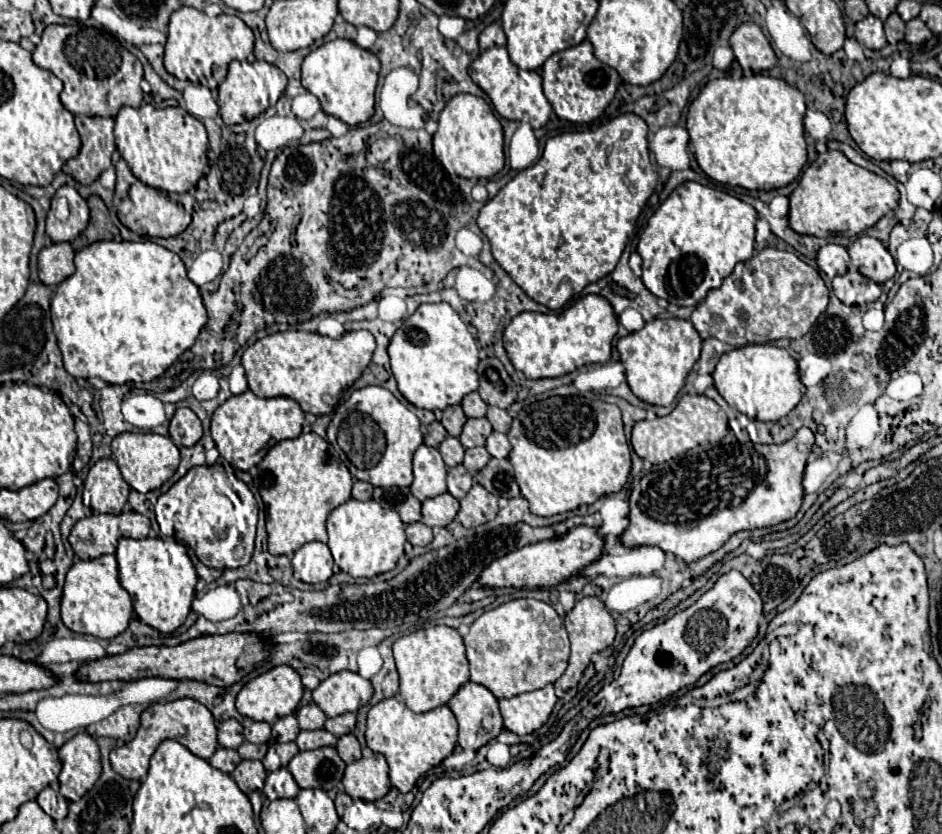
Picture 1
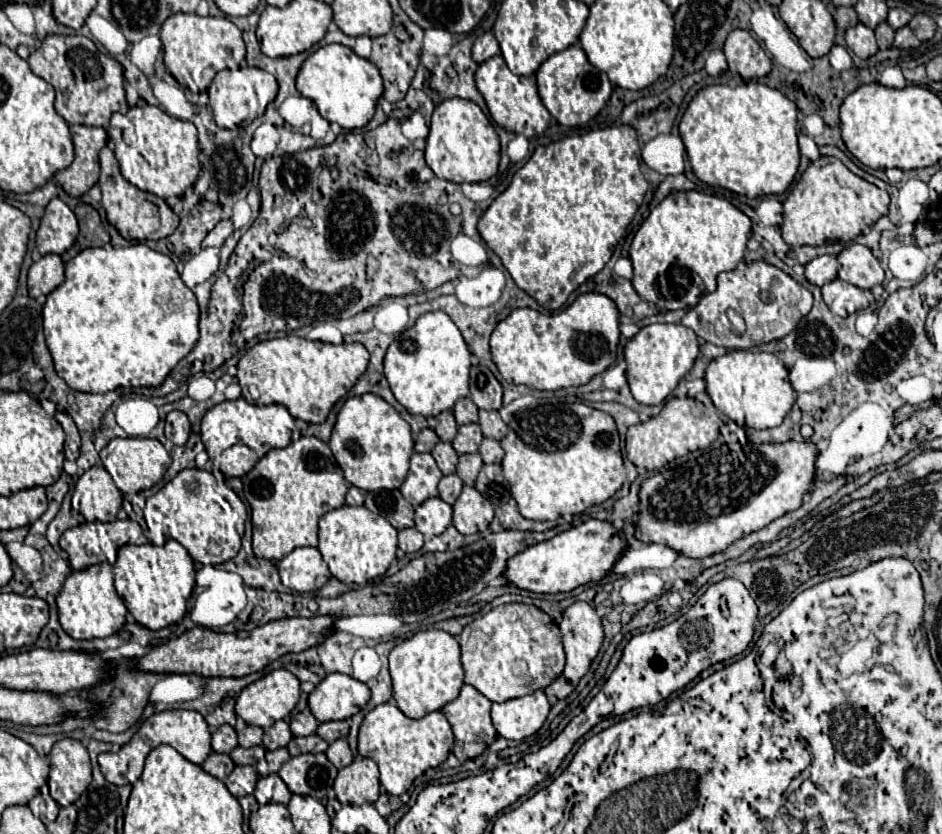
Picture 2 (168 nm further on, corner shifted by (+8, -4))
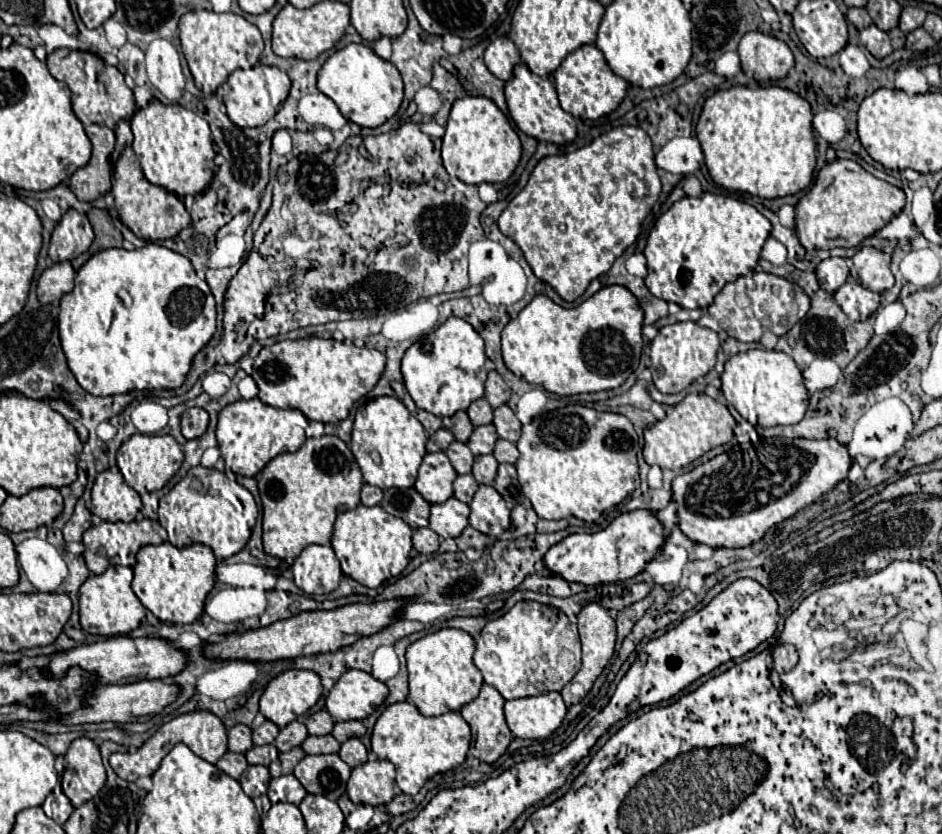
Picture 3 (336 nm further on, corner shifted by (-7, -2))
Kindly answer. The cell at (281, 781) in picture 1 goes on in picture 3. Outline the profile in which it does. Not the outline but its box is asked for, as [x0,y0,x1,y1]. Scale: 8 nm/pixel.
[269,775,307,805]

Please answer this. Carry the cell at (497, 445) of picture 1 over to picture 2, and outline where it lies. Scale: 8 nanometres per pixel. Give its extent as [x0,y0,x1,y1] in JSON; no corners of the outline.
[478,439,504,463]

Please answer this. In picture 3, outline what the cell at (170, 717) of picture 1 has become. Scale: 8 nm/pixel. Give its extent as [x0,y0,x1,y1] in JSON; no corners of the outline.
[109,711,227,781]

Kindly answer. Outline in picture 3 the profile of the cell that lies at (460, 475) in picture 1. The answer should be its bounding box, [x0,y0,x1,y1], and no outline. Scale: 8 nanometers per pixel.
[455,475,477,503]

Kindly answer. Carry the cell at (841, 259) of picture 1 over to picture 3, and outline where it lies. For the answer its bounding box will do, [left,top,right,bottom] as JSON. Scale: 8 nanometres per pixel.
[815,257,849,291]

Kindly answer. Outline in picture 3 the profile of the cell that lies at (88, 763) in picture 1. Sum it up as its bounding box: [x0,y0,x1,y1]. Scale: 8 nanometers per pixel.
[61,739,105,807]

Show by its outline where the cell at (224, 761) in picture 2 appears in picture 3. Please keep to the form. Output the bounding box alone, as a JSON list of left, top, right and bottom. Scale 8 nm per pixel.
[215,751,249,779]

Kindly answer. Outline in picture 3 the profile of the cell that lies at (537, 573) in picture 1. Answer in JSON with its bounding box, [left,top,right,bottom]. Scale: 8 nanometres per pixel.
[543,511,665,585]

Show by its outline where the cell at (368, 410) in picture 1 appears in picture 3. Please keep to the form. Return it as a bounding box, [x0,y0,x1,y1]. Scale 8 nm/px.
[351,397,427,489]

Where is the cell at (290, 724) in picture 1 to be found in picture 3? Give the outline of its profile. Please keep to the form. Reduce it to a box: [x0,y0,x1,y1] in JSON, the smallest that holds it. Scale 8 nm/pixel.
[275,719,307,751]

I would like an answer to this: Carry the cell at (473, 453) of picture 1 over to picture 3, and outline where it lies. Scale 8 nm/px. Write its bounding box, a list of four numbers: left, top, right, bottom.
[473,455,497,485]

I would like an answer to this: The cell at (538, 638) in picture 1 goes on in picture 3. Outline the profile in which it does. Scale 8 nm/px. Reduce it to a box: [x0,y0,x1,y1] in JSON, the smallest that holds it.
[473,601,581,699]

